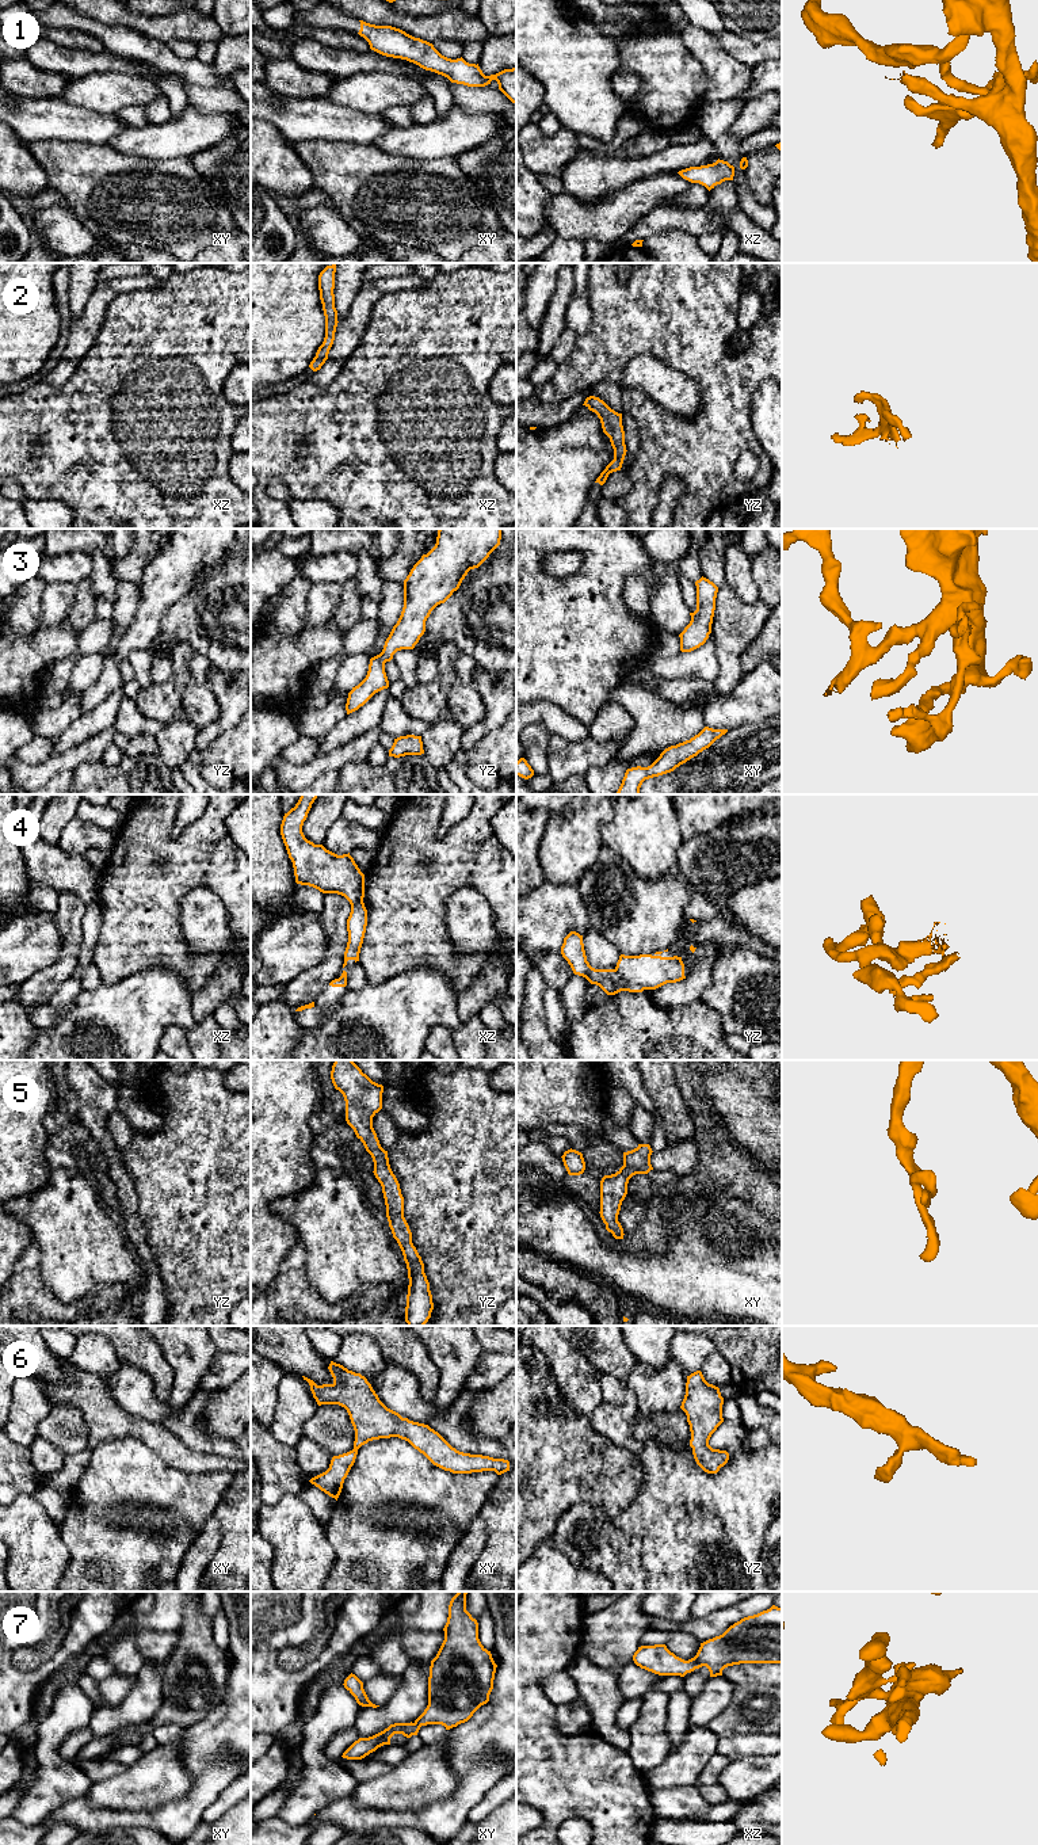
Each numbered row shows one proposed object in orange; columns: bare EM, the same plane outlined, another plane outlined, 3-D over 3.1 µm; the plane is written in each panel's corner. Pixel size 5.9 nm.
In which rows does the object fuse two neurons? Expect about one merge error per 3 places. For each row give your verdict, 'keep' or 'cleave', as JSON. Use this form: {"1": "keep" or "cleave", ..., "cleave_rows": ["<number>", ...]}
{"1": "keep", "2": "keep", "3": "keep", "4": "keep", "5": "keep", "6": "keep", "7": "keep", "cleave_rows": []}

